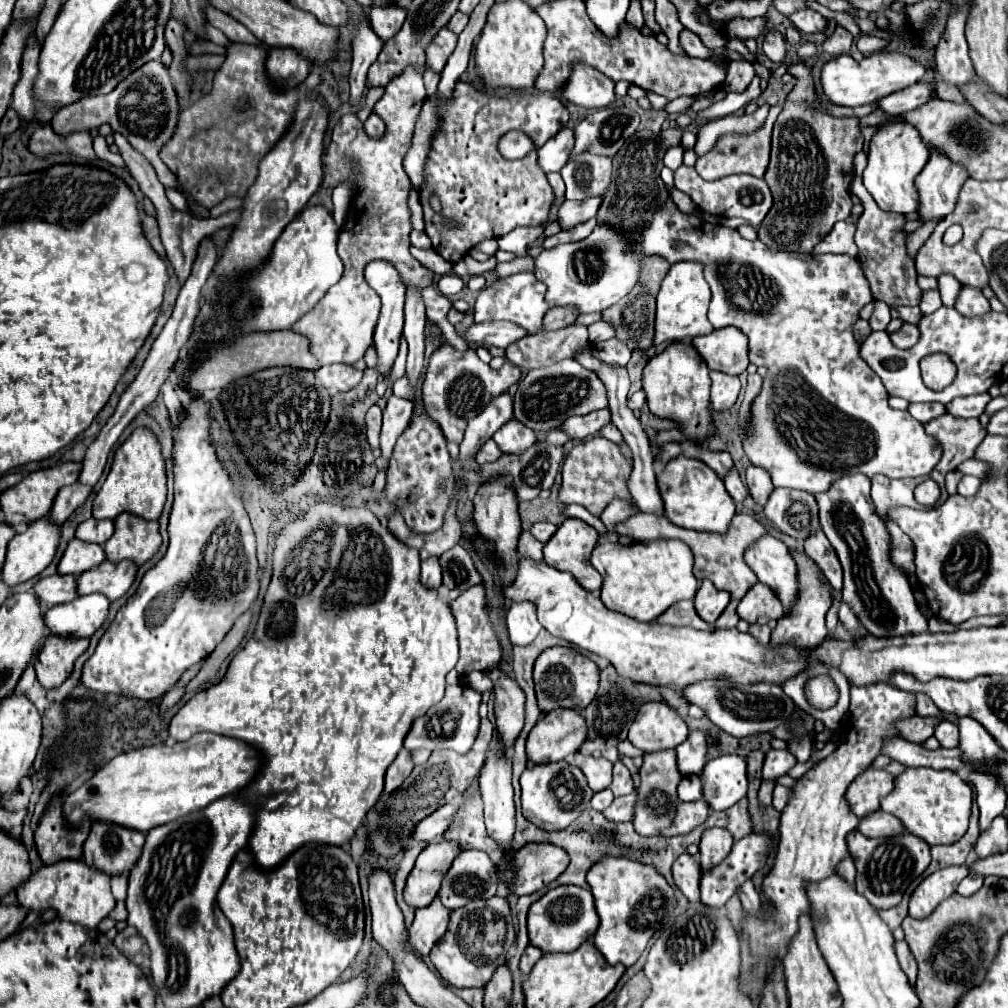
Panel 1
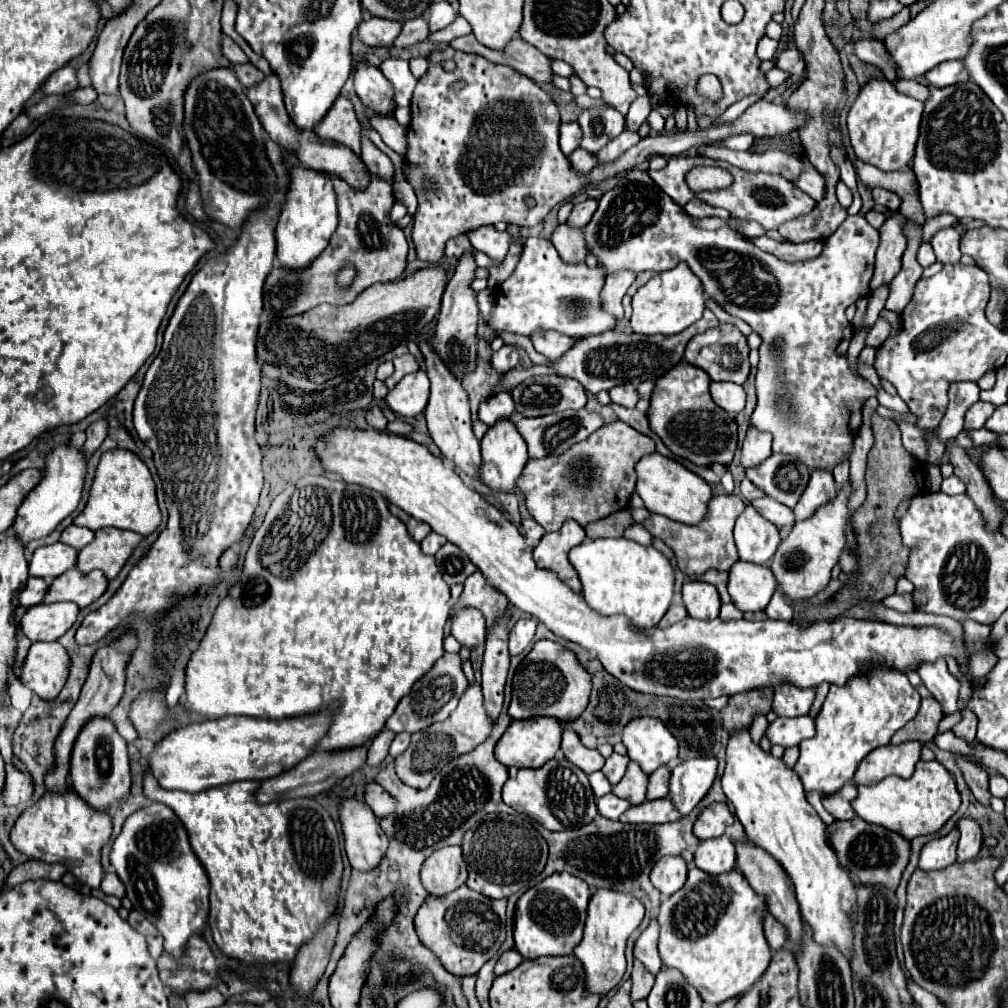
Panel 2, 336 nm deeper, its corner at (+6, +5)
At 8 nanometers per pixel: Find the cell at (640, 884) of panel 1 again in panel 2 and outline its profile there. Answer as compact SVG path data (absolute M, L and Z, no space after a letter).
M597 889L589 899L589 915L583 929L583 939L575 947L573 955L581 959L587 973L587 989L591 993L605 995L609 989L619 985L625 973L625 947L629 935L643 921L645 907L631 893L621 893L613 889Z

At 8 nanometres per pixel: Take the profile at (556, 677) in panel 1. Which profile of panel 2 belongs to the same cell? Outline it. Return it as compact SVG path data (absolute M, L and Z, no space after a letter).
M537 641L529 655L517 667L513 677L513 701L509 705L509 715L513 719L529 717L555 717L561 723L577 719L589 703L591 675L581 667L575 653L565 649L555 641Z

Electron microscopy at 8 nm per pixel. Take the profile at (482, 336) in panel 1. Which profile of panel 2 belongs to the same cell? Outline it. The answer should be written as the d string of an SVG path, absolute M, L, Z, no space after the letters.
M535 331L535 333L529 335L529 339L531 339L535 351L541 353L541 355L545 355L547 359L557 359L557 357L563 355L563 353L571 347L571 343L573 343L571 337L561 335L561 333L557 333L557 331Z

